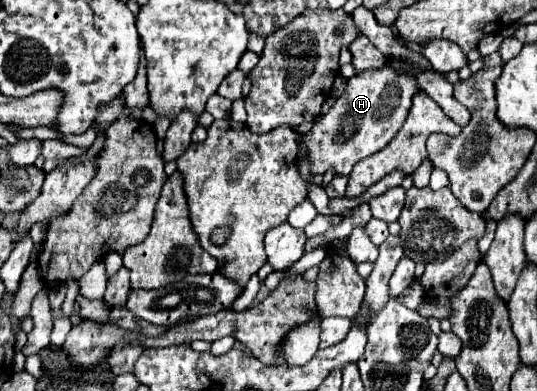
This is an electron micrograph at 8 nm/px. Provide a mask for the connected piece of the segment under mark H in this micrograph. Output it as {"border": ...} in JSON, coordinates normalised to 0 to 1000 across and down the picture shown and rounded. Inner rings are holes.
{"border":[[[726,169],[678,179],[674,189],[655,194],[622,271],[603,297],[588,302],[574,343],[559,348],[555,394],[570,394],[581,445],[622,435],[626,450],[648,450],[663,414],[708,389],[737,348],[760,297],[775,235],[775,199],[737,189]]]}

